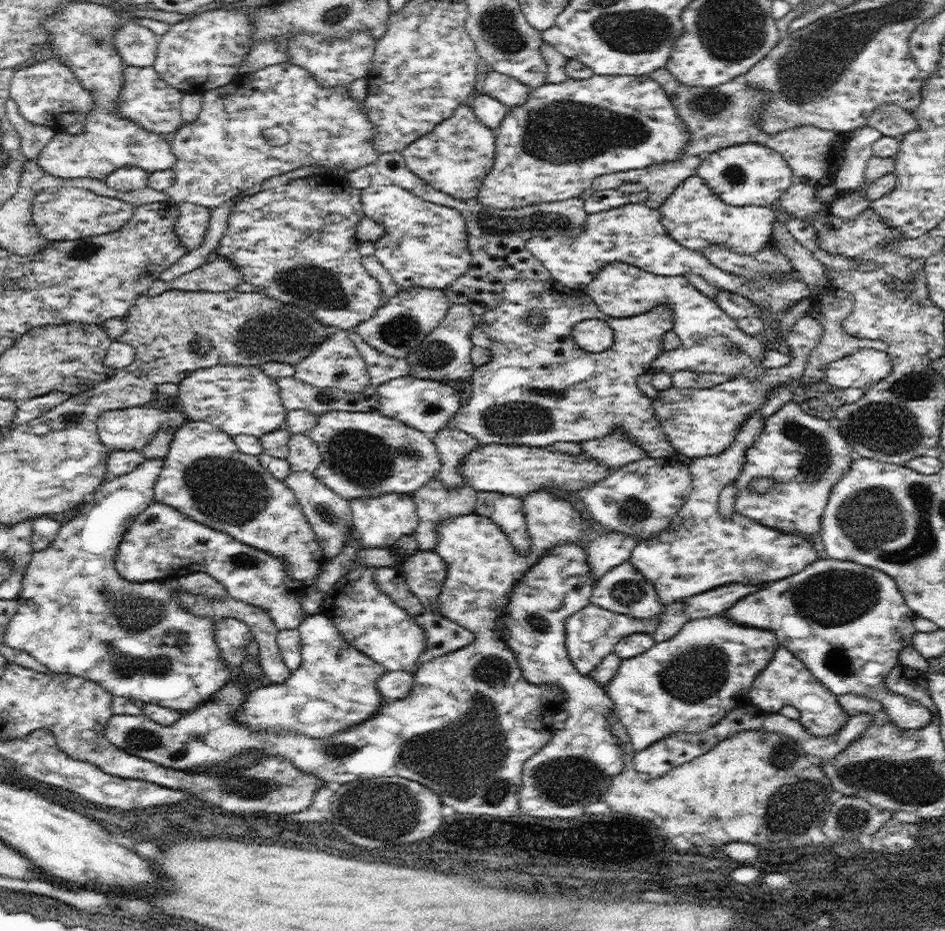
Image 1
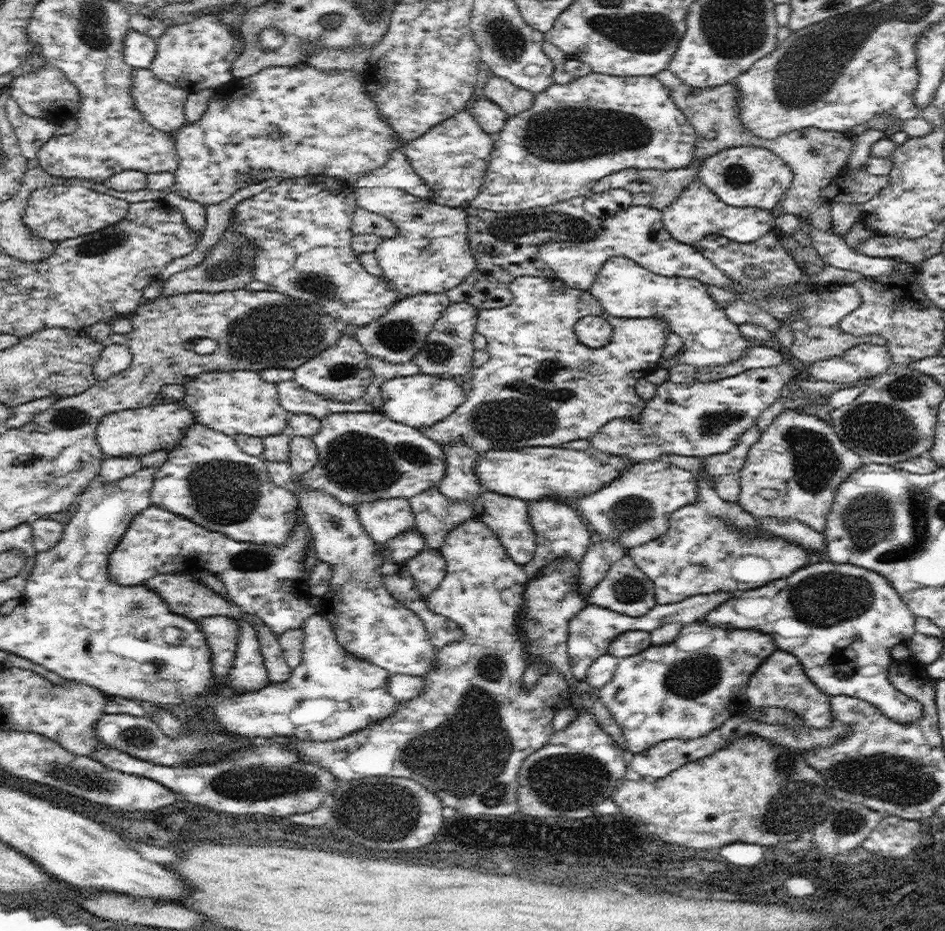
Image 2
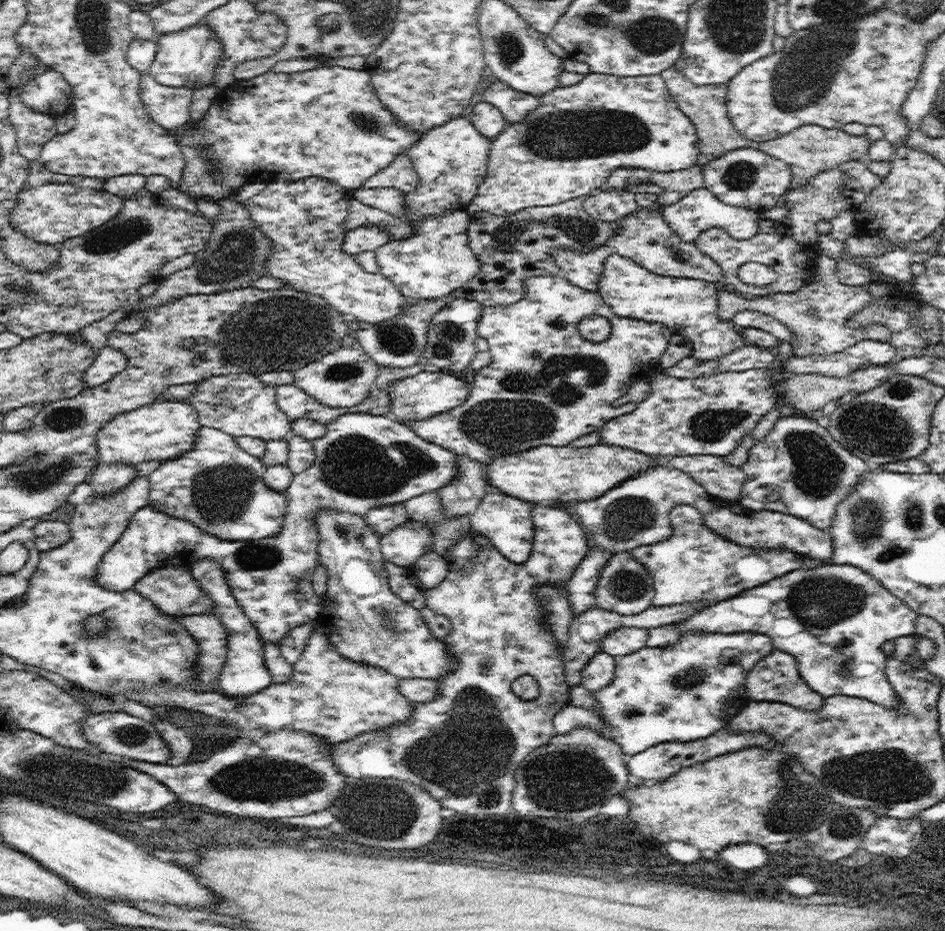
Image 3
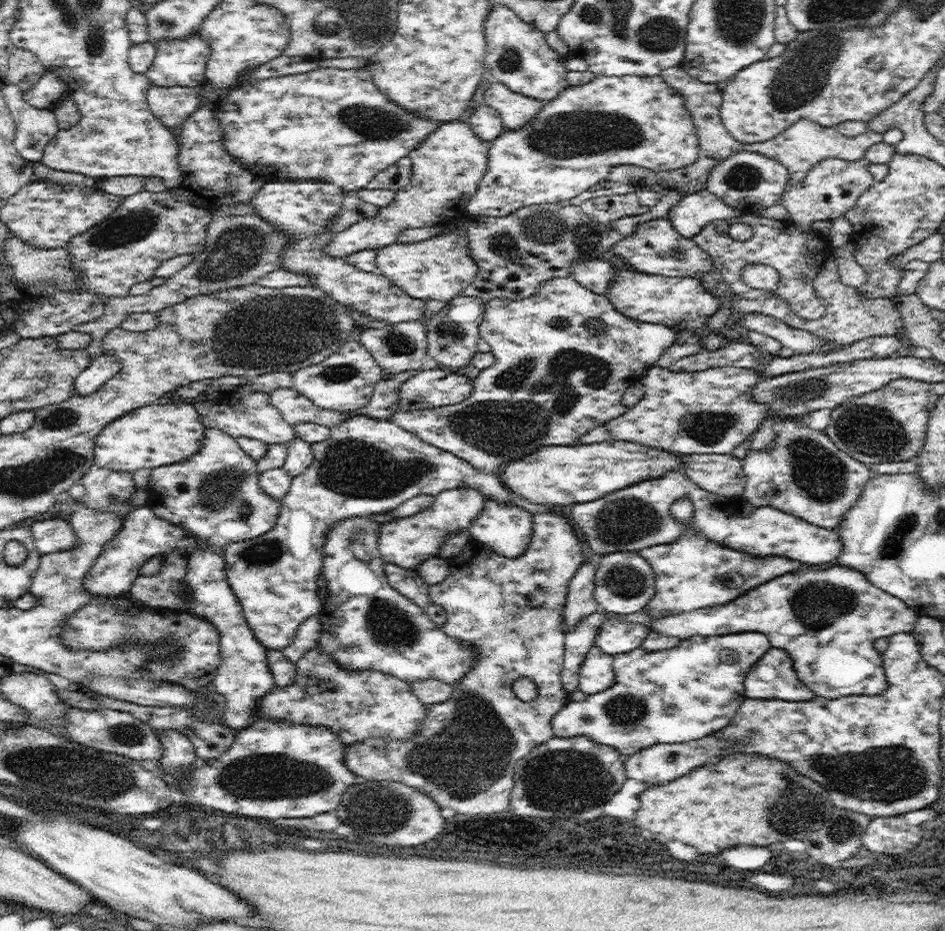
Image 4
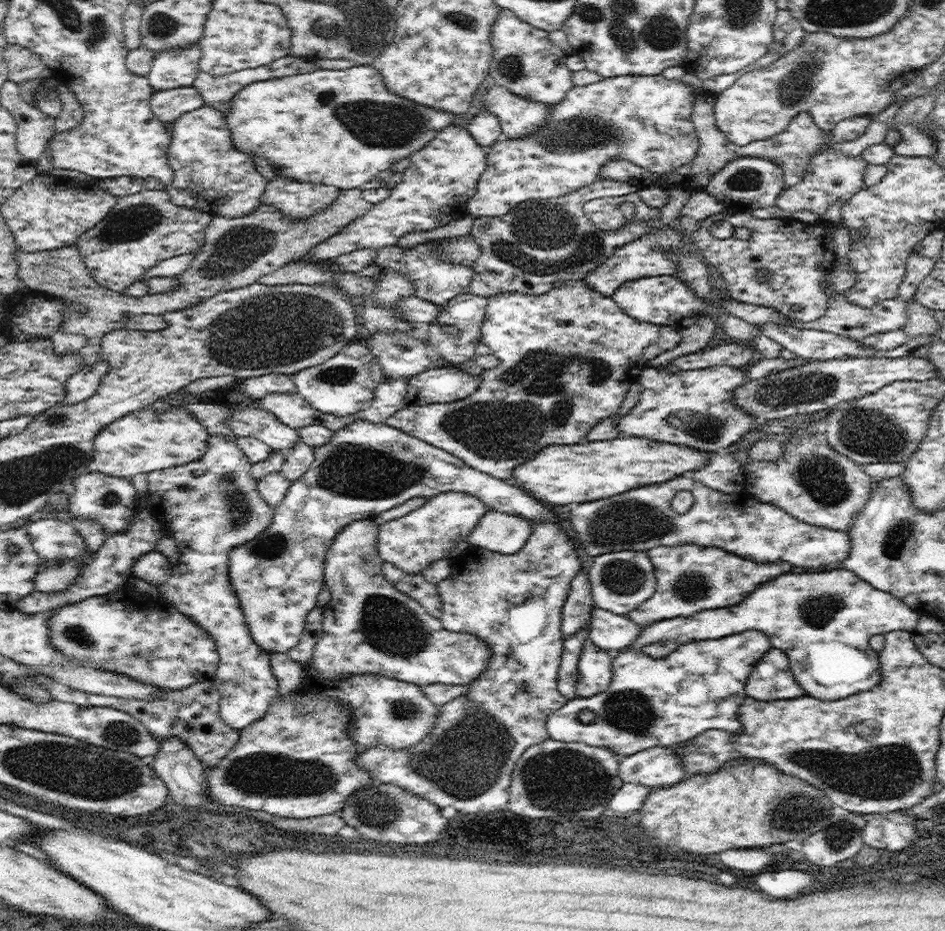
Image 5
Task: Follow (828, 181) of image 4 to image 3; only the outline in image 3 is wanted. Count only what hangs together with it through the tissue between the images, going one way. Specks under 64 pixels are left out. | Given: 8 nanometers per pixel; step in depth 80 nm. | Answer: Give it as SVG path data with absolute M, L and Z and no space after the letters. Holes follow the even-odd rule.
M851 160L843 162L836 168L825 170L810 179L808 184L792 188L783 199L783 204L789 209L791 220L792 236L800 243L808 246L816 245L817 222L830 220L839 212L853 209L855 205L862 204L865 198L882 181L877 174L874 174L867 166L867 160Z

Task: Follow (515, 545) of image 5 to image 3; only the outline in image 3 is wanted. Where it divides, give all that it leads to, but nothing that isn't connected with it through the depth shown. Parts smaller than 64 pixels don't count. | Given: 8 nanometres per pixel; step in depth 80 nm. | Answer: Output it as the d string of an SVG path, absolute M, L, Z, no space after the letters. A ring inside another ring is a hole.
M490 489L486 496L480 502L478 510L470 515L470 524L473 531L480 536L488 538L490 544L498 549L508 560L520 564L526 562L531 555L534 525L531 519L531 513L534 504L525 500L513 498L505 493L497 492Z

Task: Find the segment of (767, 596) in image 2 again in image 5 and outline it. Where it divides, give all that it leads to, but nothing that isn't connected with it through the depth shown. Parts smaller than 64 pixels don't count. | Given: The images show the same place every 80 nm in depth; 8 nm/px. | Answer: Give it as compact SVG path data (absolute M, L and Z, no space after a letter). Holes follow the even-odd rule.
M845 568L815 573L790 572L761 584L755 592L730 608L704 610L694 616L676 616L646 625L631 648L640 650L658 640L674 640L681 645L697 640L719 639L746 630L760 631L768 636L772 647L787 654L794 678L806 695L829 701L846 700L849 696L872 690L880 684L882 673L879 654L870 646L869 638L894 630L914 630L921 617L897 596L874 588L855 572Z

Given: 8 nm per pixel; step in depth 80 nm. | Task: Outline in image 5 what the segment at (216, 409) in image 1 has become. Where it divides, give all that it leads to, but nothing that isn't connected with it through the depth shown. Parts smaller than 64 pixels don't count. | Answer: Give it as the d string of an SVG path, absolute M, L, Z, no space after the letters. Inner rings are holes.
M238 381L231 386L218 388L215 391L214 398L204 399L203 402L215 402L233 410L233 413L225 423L236 437L254 437L271 446L274 451L287 452L290 447L293 447L298 442L299 432L295 428L290 428L287 424L284 424L277 416L274 416L266 409L257 407L255 403L258 403L258 400L252 400L244 393L241 393L242 385L243 383Z

